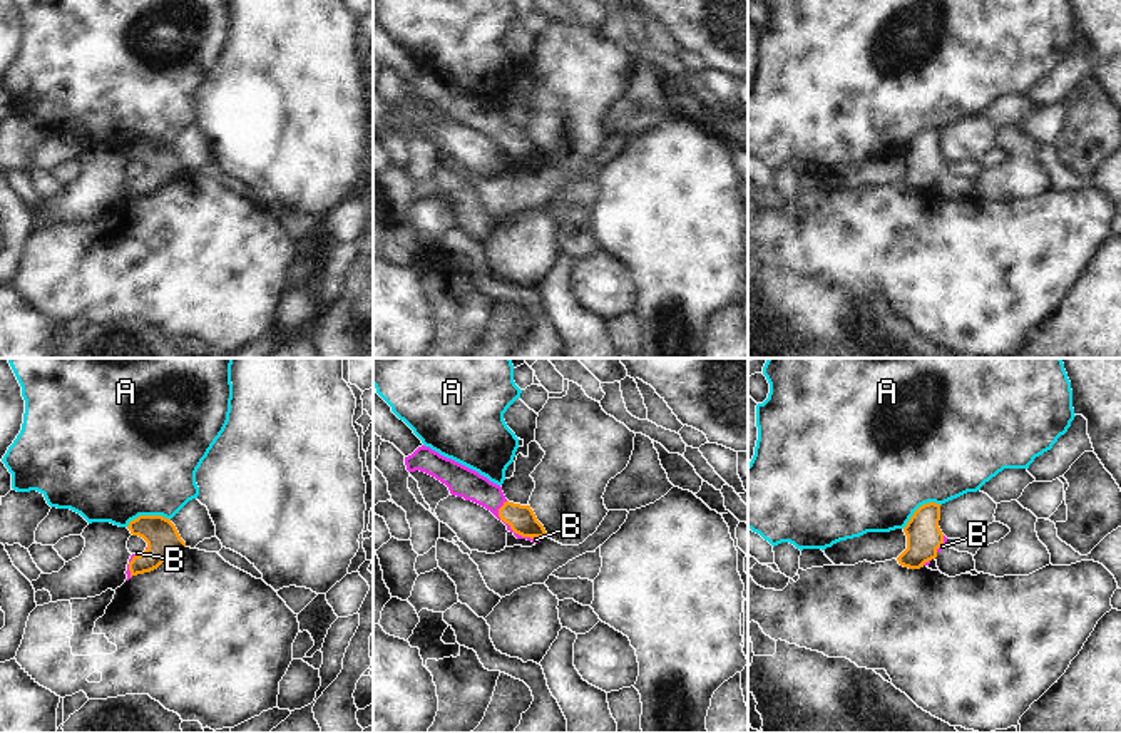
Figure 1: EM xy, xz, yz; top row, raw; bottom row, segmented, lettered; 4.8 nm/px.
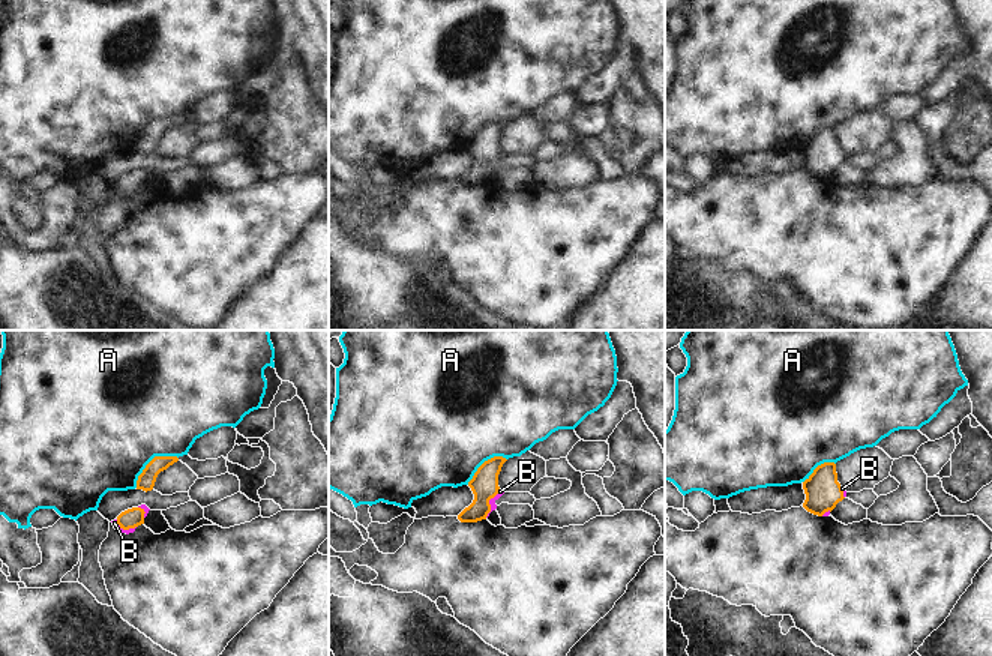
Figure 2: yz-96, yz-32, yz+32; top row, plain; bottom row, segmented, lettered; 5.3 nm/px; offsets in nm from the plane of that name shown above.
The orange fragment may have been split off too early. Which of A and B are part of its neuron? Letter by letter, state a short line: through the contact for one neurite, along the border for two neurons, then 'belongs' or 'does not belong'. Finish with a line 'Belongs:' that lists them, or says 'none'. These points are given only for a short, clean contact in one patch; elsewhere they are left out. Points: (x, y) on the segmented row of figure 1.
A: line xy (169, 517), (138, 516), (126, 526); does not belong
B: line xz (522, 521), (517, 533), (536, 539); belongs
Belongs: B

